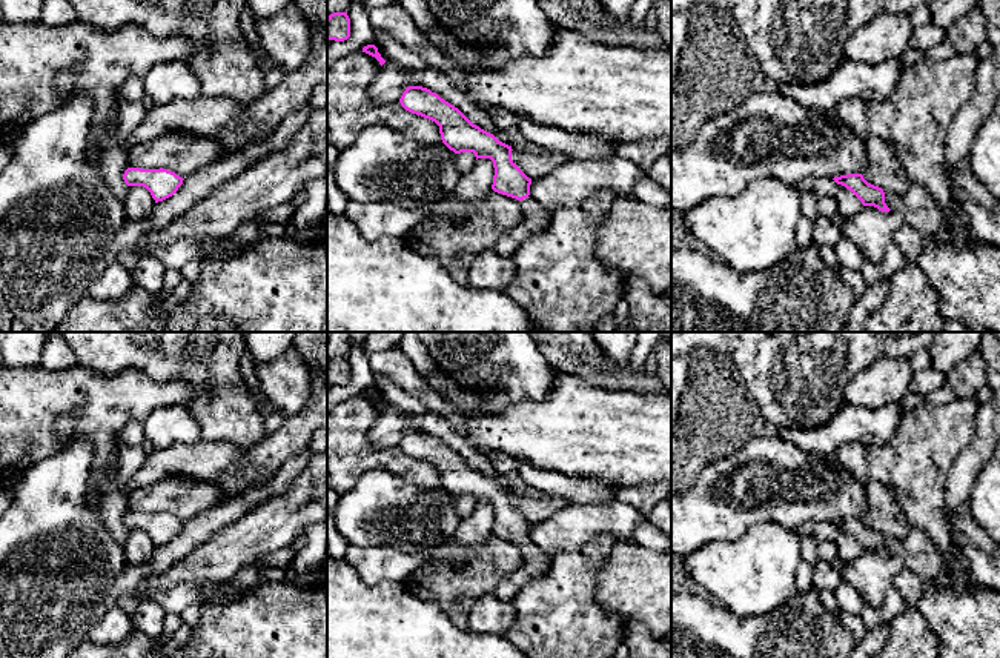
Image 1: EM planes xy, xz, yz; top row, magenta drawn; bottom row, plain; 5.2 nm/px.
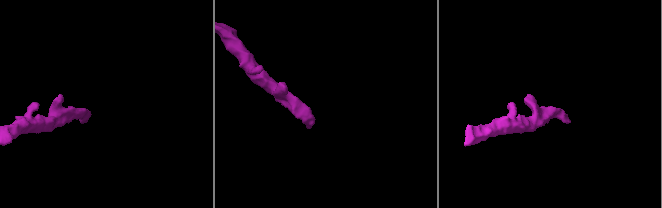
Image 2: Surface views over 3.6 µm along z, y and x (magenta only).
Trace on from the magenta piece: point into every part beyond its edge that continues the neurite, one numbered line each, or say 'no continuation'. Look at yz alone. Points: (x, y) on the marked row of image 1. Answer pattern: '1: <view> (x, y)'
1: yz (966, 279)

